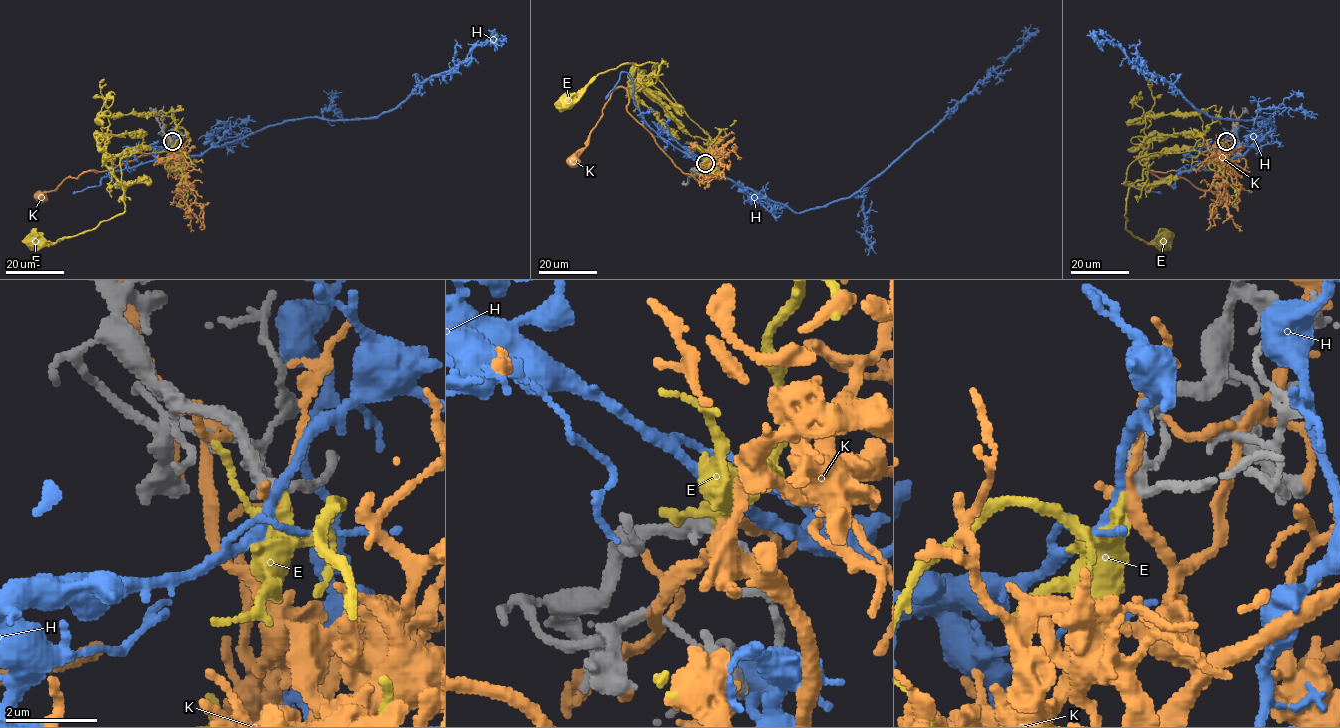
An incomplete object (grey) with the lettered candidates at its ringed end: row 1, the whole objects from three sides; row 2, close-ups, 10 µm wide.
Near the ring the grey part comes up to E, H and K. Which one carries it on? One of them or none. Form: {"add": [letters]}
{"add": ["E"]}

